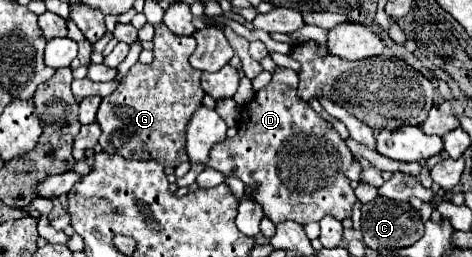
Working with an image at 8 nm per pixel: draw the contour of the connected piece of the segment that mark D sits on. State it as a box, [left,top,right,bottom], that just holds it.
[208,67,356,225]

